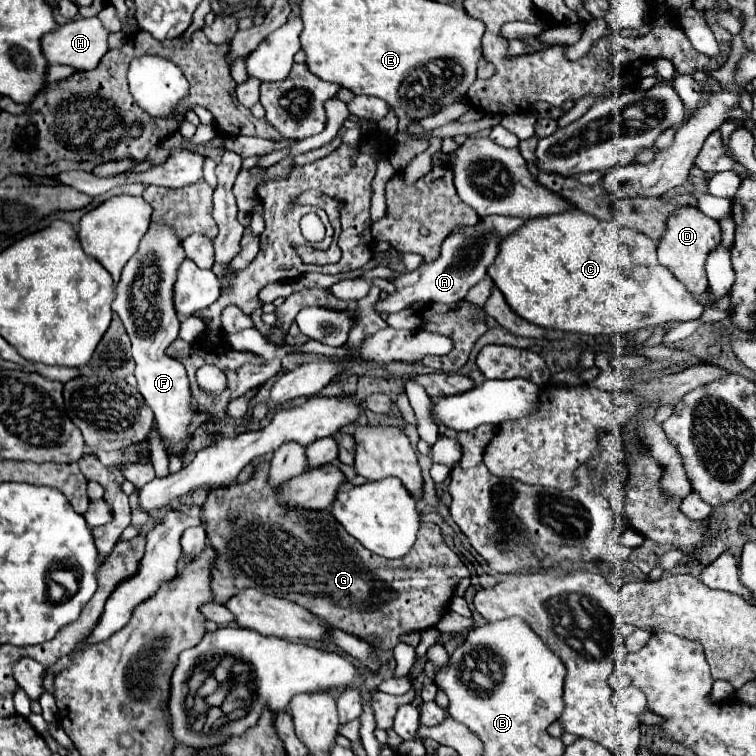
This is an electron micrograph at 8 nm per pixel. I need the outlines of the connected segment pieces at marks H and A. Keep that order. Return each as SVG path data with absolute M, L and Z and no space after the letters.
M99 17L75 19L43 37L43 53L49 63L65 63L79 71L87 71L95 69L109 51L107 37L109 29Z
M489 215L485 219L481 219L475 227L465 227L461 231L455 231L453 235L449 235L441 247L441 255L439 259L435 259L433 263L421 265L411 273L399 275L397 277L397 287L395 293L389 293L385 299L379 299L373 305L373 311L377 315L381 313L399 313L403 309L407 309L411 303L415 301L425 301L425 303L443 303L443 305L451 305L457 301L463 301L467 291L485 277L487 267L493 263L499 243L505 235L513 233L515 229L519 229L525 221L521 217L503 217L503 215Z

